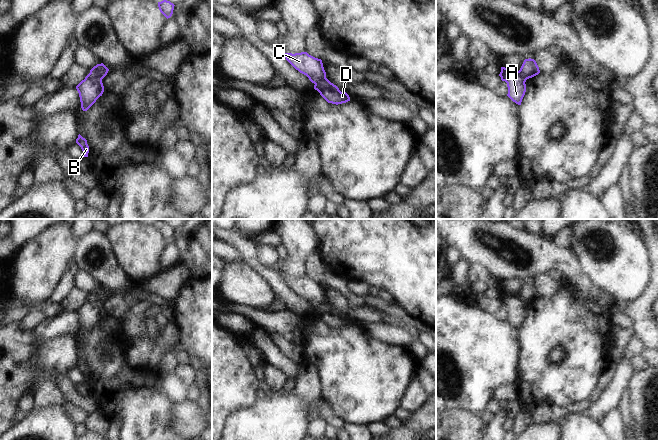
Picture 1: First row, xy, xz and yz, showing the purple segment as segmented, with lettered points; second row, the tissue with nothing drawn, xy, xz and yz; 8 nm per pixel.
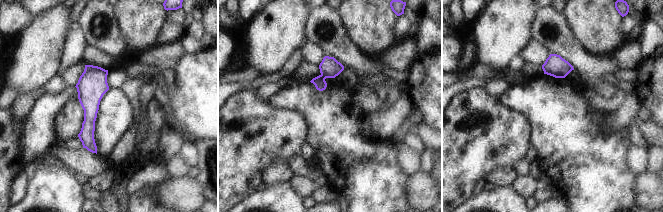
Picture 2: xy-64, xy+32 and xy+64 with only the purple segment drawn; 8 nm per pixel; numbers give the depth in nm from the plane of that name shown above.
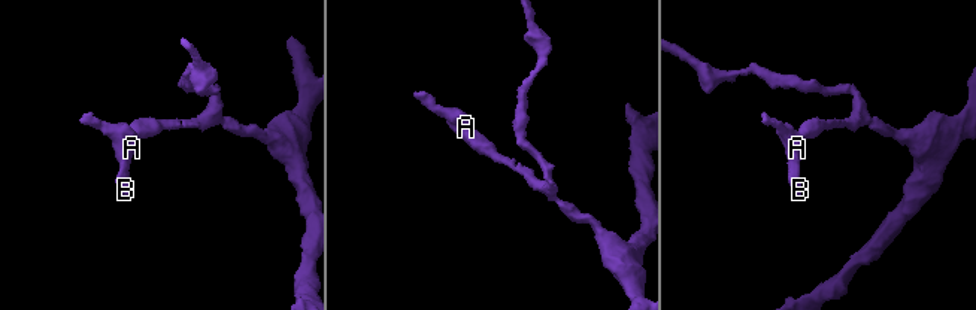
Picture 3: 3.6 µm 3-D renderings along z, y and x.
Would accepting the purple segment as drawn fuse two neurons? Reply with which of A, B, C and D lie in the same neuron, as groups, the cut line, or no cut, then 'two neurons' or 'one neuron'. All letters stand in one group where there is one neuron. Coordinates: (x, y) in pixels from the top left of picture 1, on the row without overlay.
A B C / D | xy (90, 295), (101, 304) | two neurons

